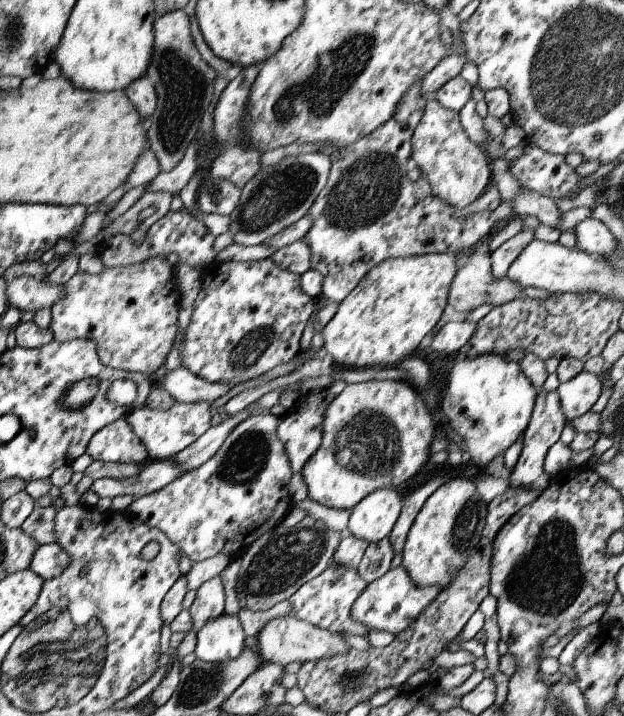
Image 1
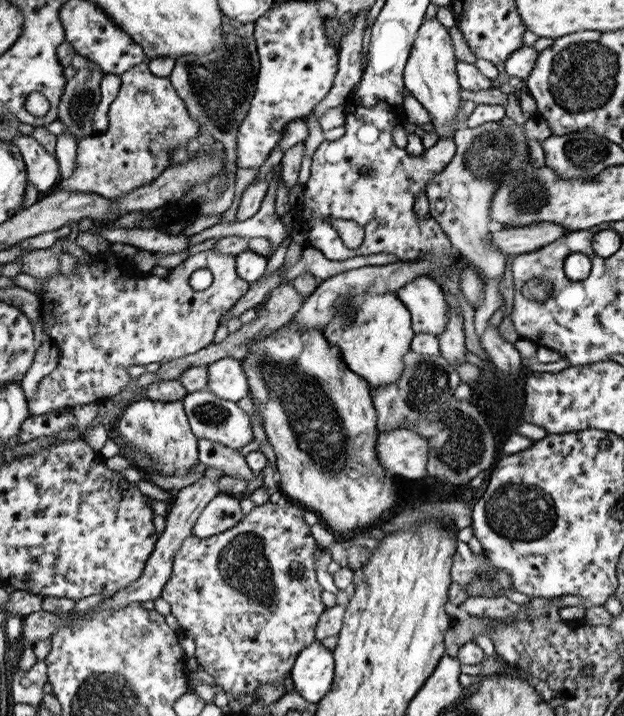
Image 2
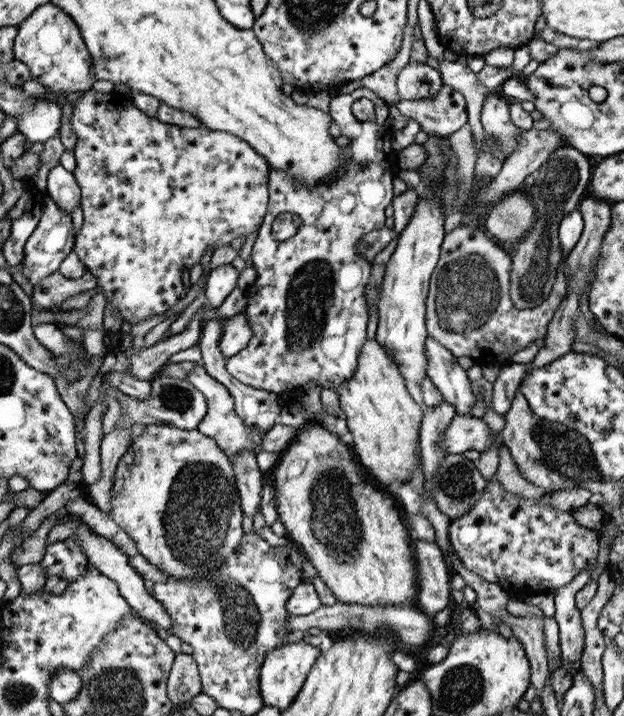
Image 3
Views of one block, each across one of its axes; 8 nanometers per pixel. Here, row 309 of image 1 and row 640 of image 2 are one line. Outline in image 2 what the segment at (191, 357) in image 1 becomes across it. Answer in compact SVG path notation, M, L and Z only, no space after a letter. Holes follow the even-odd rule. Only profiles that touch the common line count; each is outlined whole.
M272 498L262 505L256 505L252 511L243 515L243 519L236 523L232 528L208 538L189 537L180 548L178 555L174 556L174 566L172 566L172 574L166 586L162 590L160 596L169 602L171 606L171 614L177 618L177 623L184 636L192 638L195 642L195 656L200 663L200 668L211 674L216 683L222 687L222 690L236 698L245 694L256 696L256 689L262 684L284 684L288 672L290 672L296 656L304 650L306 646L310 646L316 639L314 637L316 624L320 614L326 610L326 606L320 599L322 594L322 585L316 579L316 553L317 541L313 538L310 526L304 519L306 508L284 498Z

